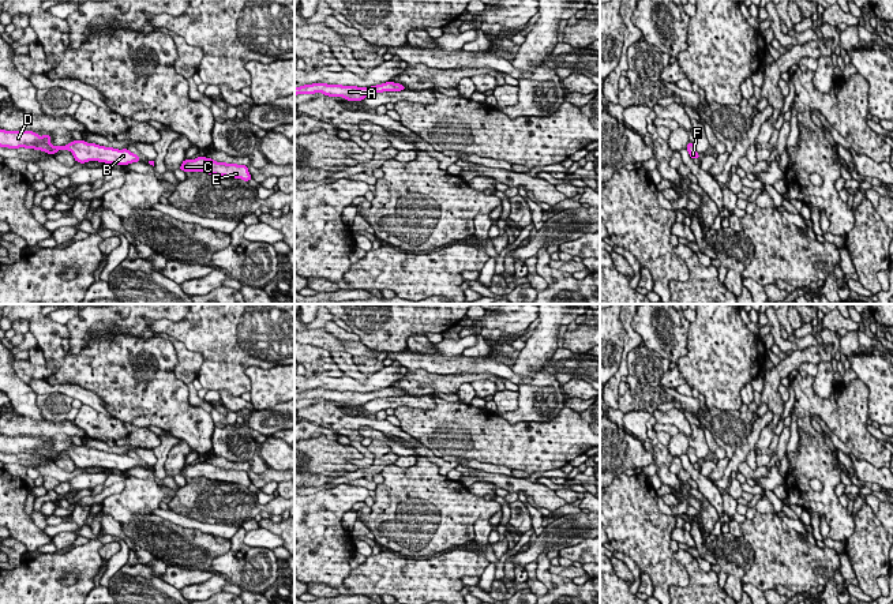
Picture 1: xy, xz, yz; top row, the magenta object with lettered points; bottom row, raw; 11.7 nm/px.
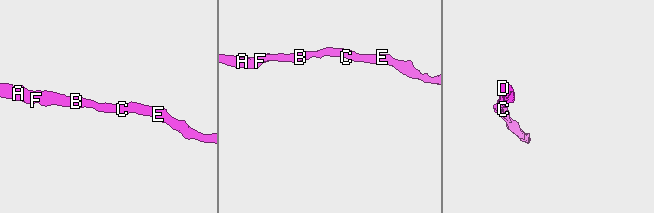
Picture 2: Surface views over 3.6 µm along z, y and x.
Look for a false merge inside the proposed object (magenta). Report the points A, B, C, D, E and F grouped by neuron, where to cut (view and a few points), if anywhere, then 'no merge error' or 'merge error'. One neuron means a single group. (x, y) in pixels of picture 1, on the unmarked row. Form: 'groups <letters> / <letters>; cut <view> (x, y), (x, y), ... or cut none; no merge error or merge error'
groups A B C D E F; cut none; no merge error

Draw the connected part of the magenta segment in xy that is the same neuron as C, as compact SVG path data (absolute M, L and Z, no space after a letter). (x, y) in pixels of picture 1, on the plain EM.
M206 462L184 465L179 474L184 476L185 479L206 477L209 480L234 483L241 484L244 487L249 487L252 484L247 470L217 468Z

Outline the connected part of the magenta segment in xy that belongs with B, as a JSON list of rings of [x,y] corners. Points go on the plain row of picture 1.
[[[0,435],[0,453],[8,454],[34,454],[55,461],[59,455],[68,455],[74,459],[76,468],[85,469],[89,466],[98,466],[105,469],[128,470],[140,468],[139,462],[128,454],[105,453],[85,446],[74,446],[65,451],[52,451],[49,439],[40,442],[33,436],[5,436]]]

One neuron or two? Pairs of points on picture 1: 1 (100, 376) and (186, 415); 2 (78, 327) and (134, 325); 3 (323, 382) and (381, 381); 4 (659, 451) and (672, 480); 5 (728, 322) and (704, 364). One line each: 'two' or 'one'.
1: one
2: one
3: one
4: one
5: one

